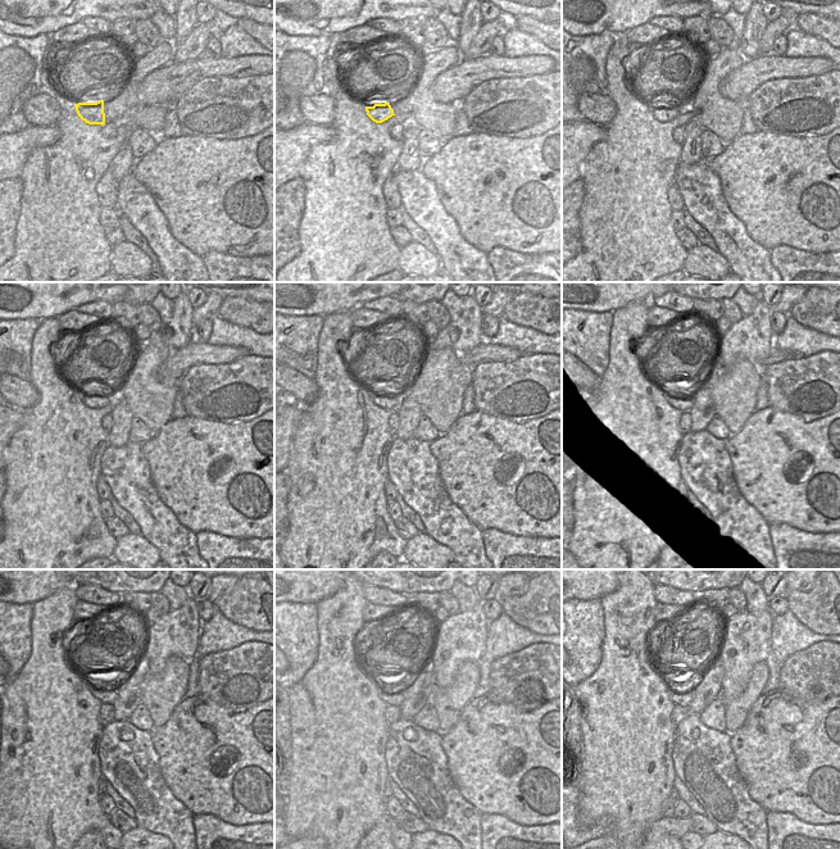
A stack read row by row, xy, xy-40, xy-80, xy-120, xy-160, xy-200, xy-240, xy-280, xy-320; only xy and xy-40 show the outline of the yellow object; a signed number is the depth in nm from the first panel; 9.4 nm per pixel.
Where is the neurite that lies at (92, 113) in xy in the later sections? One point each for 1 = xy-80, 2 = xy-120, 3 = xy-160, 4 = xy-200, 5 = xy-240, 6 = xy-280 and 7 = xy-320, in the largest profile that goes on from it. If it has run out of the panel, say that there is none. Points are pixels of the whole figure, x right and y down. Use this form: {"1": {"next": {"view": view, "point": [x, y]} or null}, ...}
{"1": {"next": {"view": "xy-80", "point": [663, 114]}}, "2": {"next": {"view": "xy-120", "point": [95, 402]}}, "3": {"next": {"view": "xy-160", "point": [386, 402]}}, "4": {"next": {"view": "xy-200", "point": [675, 402]}}, "5": {"next": {"view": "xy-240", "point": [104, 694]}}, "6": {"next": {"view": "xy-280", "point": [393, 697]}}, "7": {"next": {"view": "xy-320", "point": [684, 699]}}}

